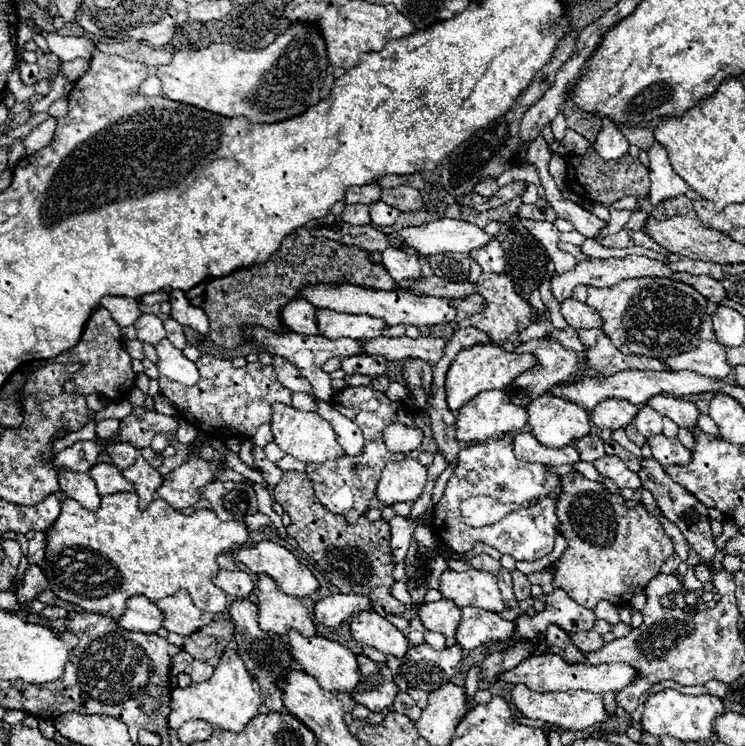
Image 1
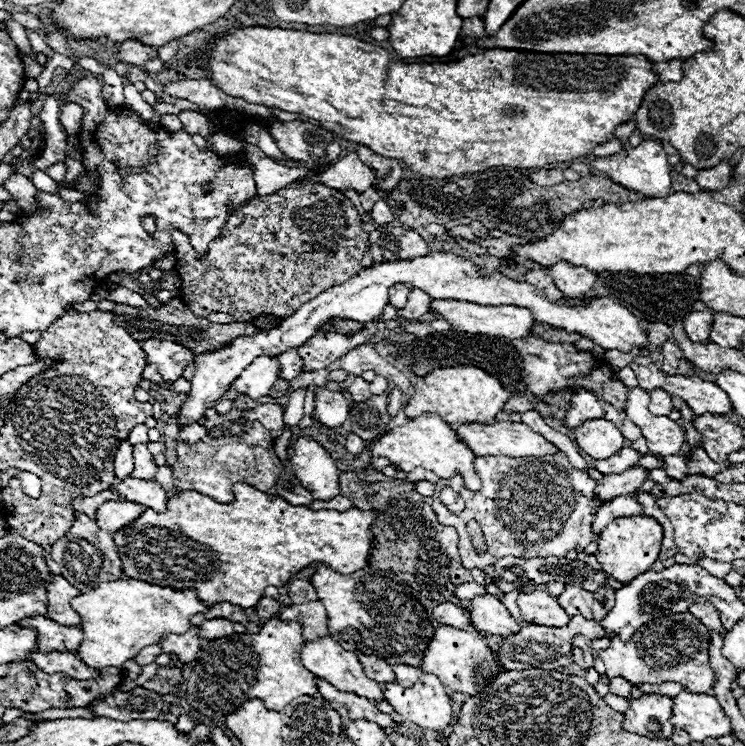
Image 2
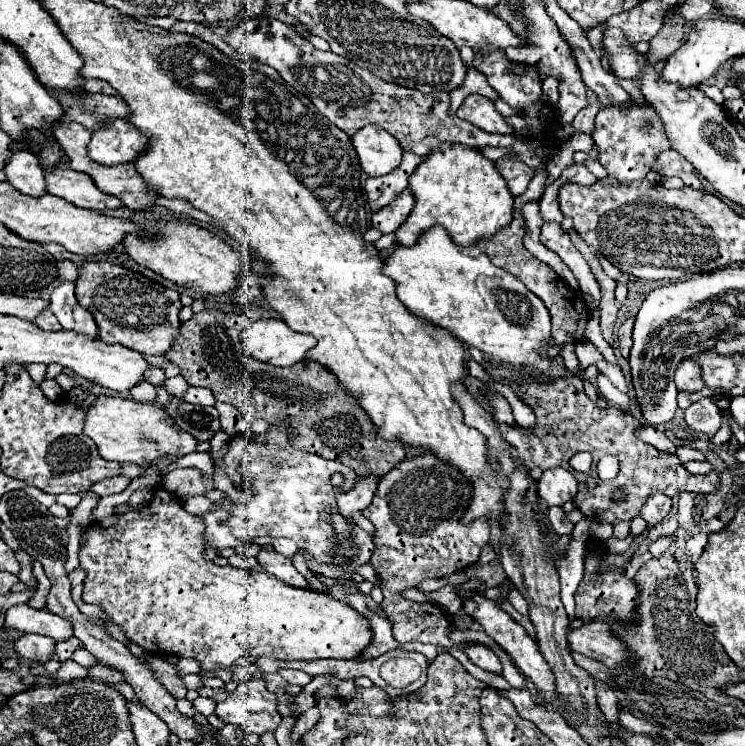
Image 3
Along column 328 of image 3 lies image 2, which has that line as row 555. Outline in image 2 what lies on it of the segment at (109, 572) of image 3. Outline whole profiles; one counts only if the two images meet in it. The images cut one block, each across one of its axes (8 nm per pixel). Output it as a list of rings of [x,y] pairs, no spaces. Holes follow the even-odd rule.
[[[624,516],[610,522],[598,538],[596,558],[604,572],[612,574],[618,582],[630,582],[638,574],[650,570],[650,566],[658,560],[662,546],[662,526],[650,516]]]

